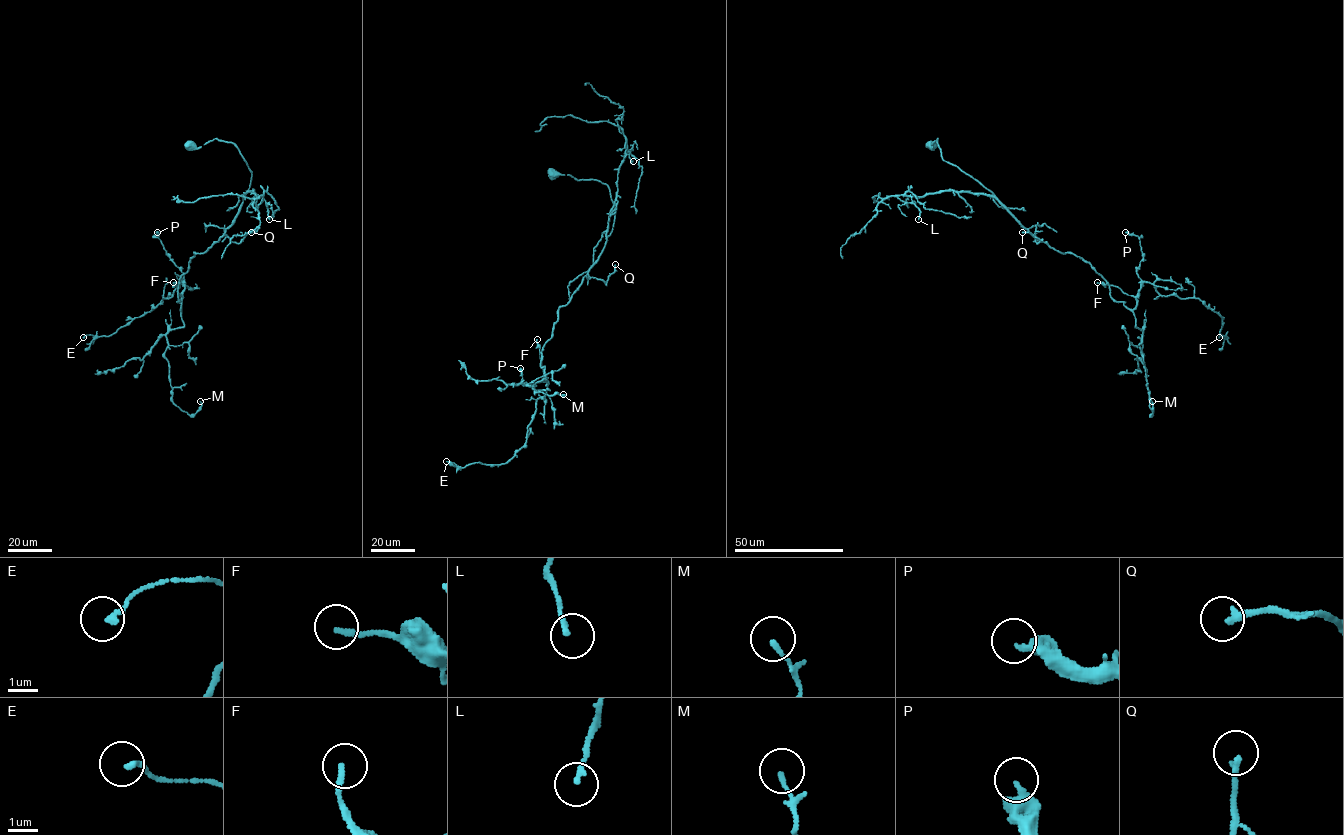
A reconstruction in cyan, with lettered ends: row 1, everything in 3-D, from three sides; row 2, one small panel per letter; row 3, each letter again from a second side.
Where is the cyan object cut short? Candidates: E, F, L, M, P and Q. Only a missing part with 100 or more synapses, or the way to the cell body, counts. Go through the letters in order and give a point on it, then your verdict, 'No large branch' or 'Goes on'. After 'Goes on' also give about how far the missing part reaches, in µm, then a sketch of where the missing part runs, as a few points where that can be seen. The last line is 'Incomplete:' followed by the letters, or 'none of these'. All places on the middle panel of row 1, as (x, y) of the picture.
E: Place: (446, 461). No large branch
F: Place: (537, 339). No large branch
L: Place: (633, 161). No large branch
M: Place: (563, 394). No large branch
P: Place: (520, 368). No large branch
Q: Place: (615, 264). No large branch
Incomplete: none of these

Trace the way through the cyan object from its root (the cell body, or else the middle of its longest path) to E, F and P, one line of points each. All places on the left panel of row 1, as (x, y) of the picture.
E: (189, 145), (231, 142), (246, 162), (235, 220), (190, 259), (180, 309), (183, 282), (115, 332), (83, 337)
F: (189, 145), (232, 142), (251, 179), (235, 220), (206, 251), (195, 252), (181, 276), (180, 309), (173, 282)
P: (189, 145), (232, 142), (251, 179), (235, 220), (181, 276), (180, 309), (183, 274), (157, 232)

